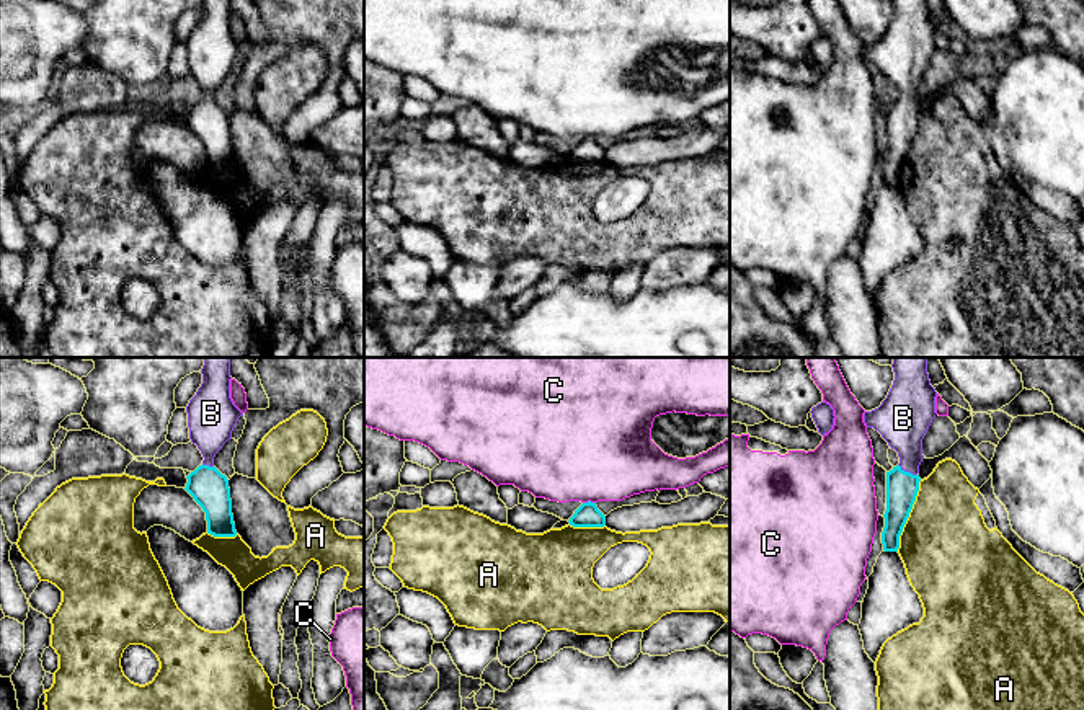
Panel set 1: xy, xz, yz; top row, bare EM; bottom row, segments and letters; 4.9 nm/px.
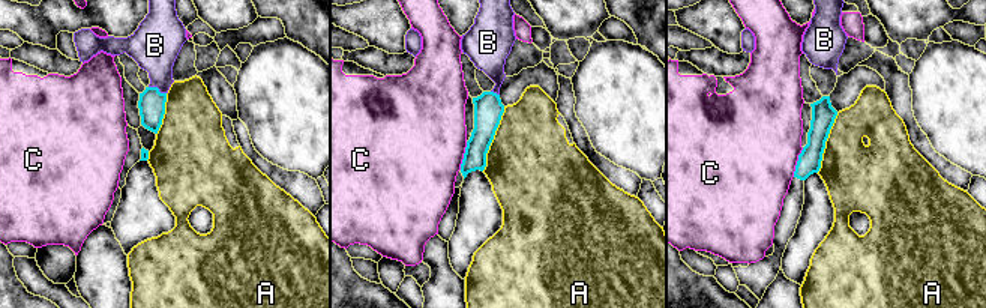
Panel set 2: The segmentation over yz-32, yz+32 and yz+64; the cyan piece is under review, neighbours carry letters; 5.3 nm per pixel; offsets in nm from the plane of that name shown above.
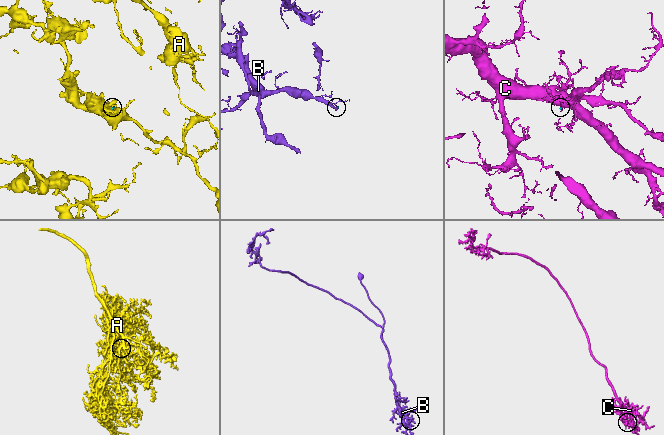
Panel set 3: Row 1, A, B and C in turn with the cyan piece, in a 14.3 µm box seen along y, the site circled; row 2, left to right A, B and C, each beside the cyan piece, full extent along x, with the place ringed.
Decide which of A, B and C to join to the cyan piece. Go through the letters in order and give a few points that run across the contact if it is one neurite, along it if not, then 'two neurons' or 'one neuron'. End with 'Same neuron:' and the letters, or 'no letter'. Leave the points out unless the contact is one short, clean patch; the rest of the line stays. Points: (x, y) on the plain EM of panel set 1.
A: two neurons
B: line yz (901, 121), (908, 106), (908, 75), (903, 56); one neuron
C: line xz (595, 136), (583, 137); two neurons
Same neuron: B

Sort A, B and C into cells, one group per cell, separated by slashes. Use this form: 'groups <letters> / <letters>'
groups A / B / C

